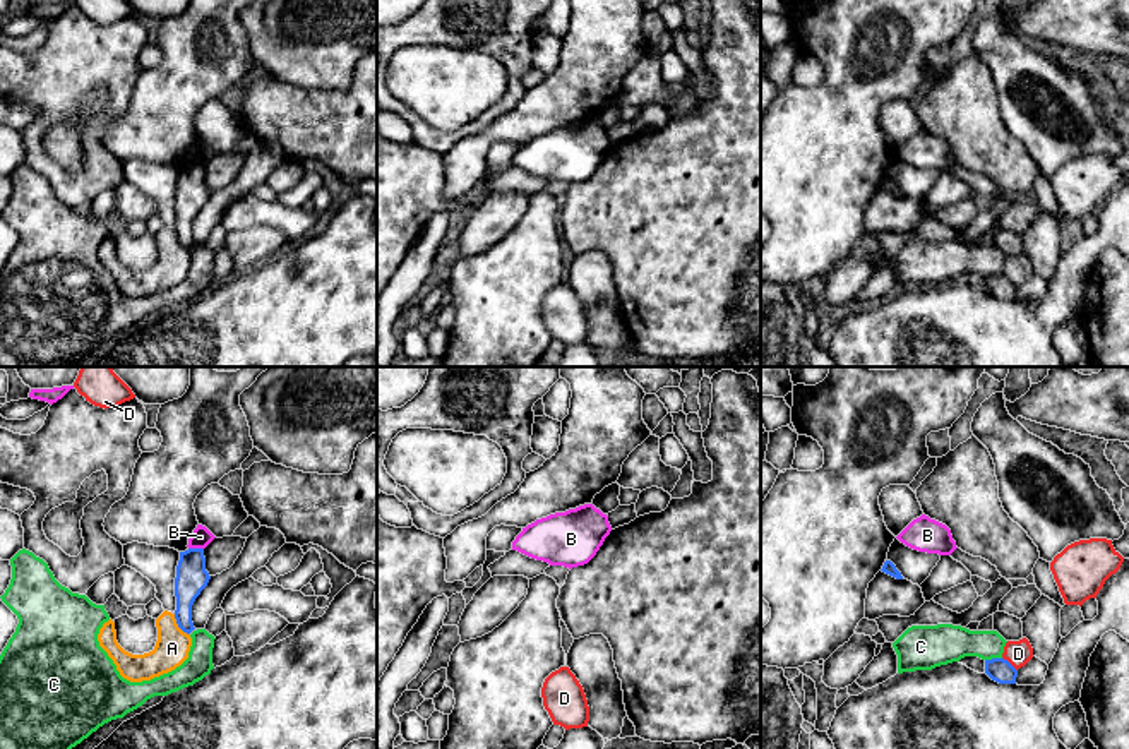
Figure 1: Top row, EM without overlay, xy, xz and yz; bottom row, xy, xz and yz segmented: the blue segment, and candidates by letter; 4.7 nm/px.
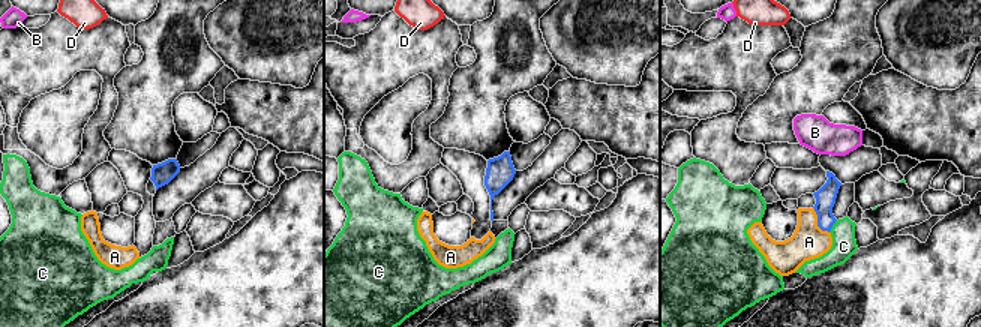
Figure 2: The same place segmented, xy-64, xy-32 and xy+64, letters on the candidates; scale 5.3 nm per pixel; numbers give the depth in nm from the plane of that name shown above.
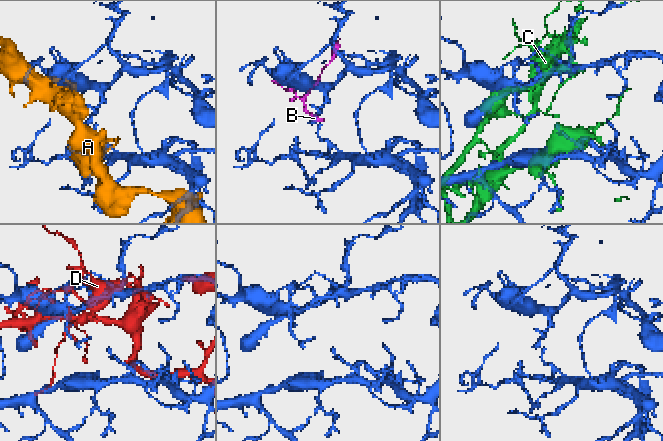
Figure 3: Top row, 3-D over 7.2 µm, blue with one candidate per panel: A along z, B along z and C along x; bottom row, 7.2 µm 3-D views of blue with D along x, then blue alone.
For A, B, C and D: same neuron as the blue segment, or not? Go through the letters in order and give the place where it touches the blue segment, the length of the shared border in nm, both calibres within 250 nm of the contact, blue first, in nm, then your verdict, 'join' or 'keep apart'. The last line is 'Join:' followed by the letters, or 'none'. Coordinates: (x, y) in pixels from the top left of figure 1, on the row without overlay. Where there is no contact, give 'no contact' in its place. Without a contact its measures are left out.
A: meets blue in xy at (179, 242); contact 130 nm long; 150 nm thick on the blue side, 160 nm on the other; keep apart
B: meets blue in xy at (196, 165); contact 70 nm long; 150 nm thick on the blue side, 90 nm on the other; keep apart
C: meets blue in yz at (992, 275); contact 80 nm long; 110 nm thick on the blue side, 190 nm on the other; keep apart
D: meets blue in yz at (1009, 280); contact 100 nm long; 110 nm thick on the blue side, 120 nm on the other; keep apart
Join: none

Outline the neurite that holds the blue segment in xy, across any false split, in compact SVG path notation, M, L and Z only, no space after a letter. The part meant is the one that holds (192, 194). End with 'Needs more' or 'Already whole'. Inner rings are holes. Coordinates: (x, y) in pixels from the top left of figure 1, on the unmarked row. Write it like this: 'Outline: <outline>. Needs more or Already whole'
Outline: M188 165L180 168L175 194L175 235L178 243L187 250L195 245L192 238L192 221L200 207L207 202L209 195L211 192L206 187L204 165Z. Already whole

